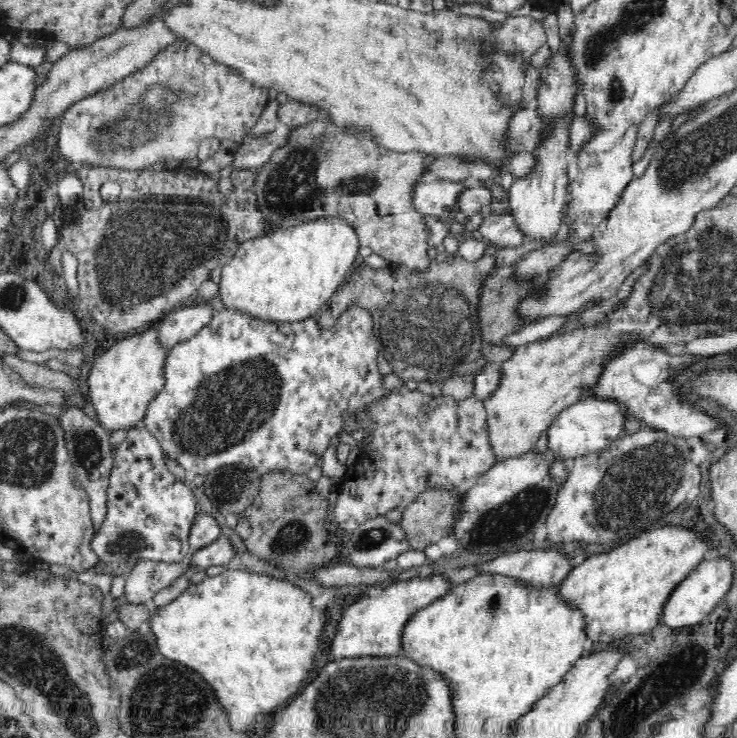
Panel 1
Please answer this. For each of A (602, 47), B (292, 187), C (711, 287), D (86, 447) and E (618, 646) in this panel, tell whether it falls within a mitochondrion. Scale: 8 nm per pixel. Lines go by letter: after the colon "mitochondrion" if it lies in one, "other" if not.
A: mitochondrion
B: mitochondrion
C: mitochondrion
D: mitochondrion
E: other

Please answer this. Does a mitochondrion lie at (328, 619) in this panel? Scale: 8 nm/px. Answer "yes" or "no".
no

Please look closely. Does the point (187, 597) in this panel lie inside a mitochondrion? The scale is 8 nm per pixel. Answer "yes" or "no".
no

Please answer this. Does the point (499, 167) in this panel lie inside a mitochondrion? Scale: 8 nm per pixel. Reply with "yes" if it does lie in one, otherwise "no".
no

